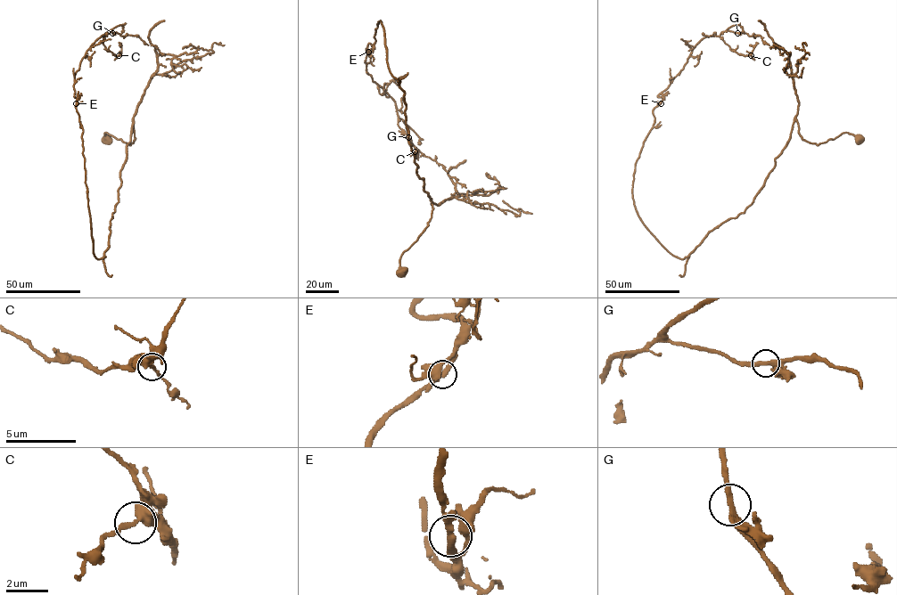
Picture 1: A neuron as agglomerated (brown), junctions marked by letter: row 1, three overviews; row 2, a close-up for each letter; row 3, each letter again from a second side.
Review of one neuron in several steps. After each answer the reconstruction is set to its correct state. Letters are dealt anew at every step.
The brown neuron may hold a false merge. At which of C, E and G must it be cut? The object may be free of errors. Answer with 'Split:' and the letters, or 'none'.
Split: none

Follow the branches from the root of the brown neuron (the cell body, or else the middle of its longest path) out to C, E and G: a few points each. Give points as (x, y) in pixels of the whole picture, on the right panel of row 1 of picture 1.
C: (859, 137), (810, 143), (794, 118), (753, 201), (672, 256), (633, 199), (657, 96), (704, 37), (750, 55)
E: (859, 137), (810, 143), (794, 118), (753, 201), (680, 258), (633, 199), (661, 103)
G: (859, 137), (810, 143), (794, 118), (753, 201), (672, 256), (636, 209), (635, 163), (692, 49), (738, 33)

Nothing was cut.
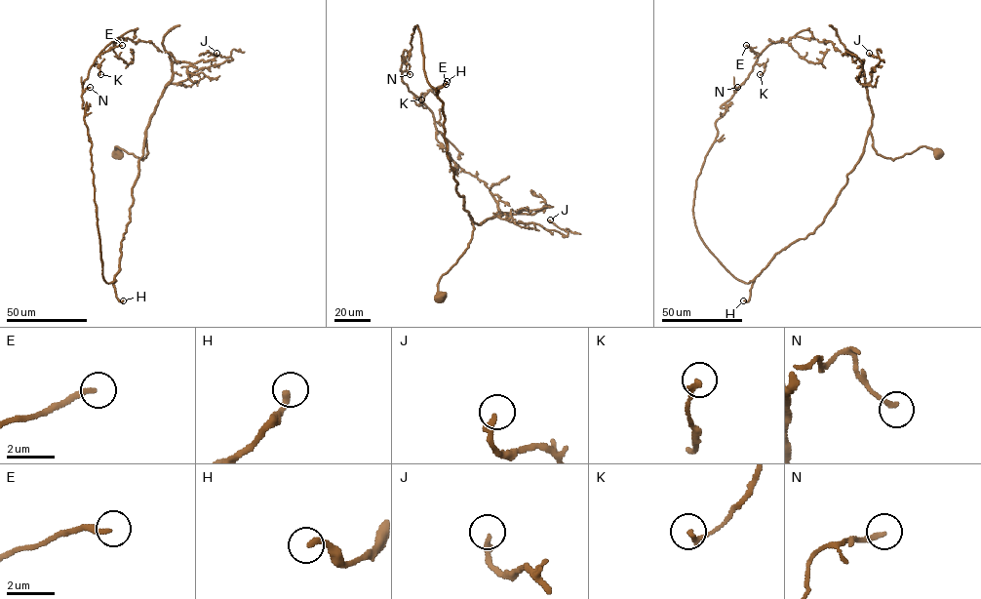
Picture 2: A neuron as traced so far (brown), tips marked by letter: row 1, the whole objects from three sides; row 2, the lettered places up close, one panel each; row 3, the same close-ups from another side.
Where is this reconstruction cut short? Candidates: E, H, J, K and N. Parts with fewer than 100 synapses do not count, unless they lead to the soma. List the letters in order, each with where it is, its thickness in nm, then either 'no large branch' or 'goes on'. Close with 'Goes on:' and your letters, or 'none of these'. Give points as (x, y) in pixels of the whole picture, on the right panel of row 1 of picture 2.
E: place (746, 45); calibre 220 nm; no large branch
H: place (743, 300); calibre 240 nm; goes on
J: place (869, 53); calibre 240 nm; no large branch
K: place (760, 74); calibre 190 nm; no large branch
N: place (737, 87); calibre 190 nm; no large branch
Goes on: H

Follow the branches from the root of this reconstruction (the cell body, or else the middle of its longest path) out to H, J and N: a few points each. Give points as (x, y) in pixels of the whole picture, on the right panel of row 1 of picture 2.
H: (939, 151), (921, 146), (885, 158), (877, 153), (868, 132), (863, 154), (824, 220), (779, 252), (743, 300)
J: (939, 151), (921, 146), (893, 159), (877, 153), (866, 84), (871, 68), (882, 60), (869, 53)
N: (939, 151), (885, 158), (868, 132), (824, 220), (745, 283), (706, 246), (693, 213), (715, 122), (737, 87)

